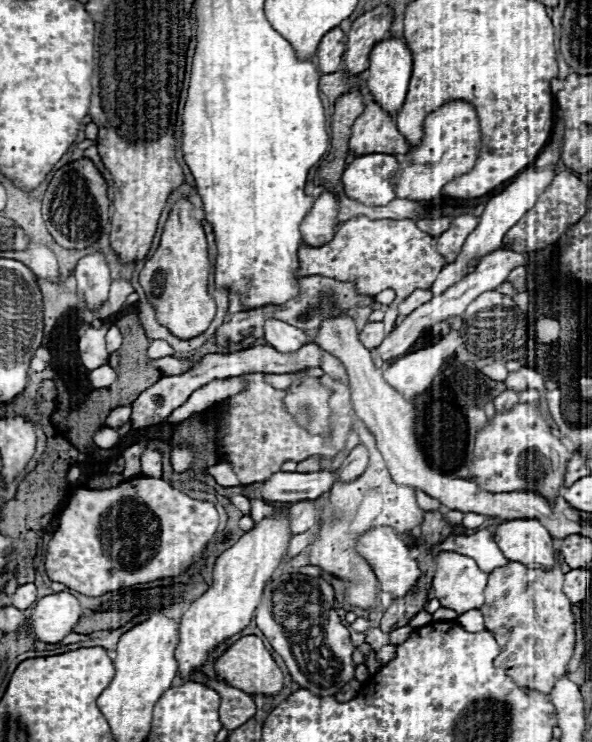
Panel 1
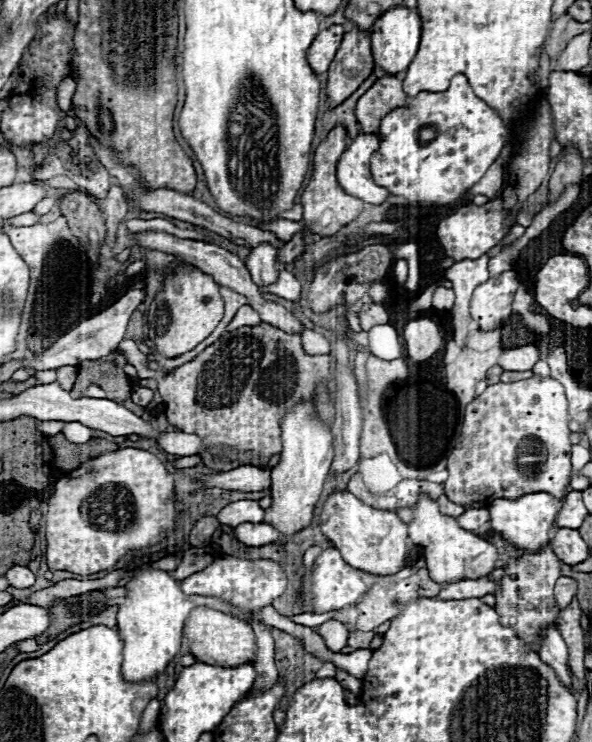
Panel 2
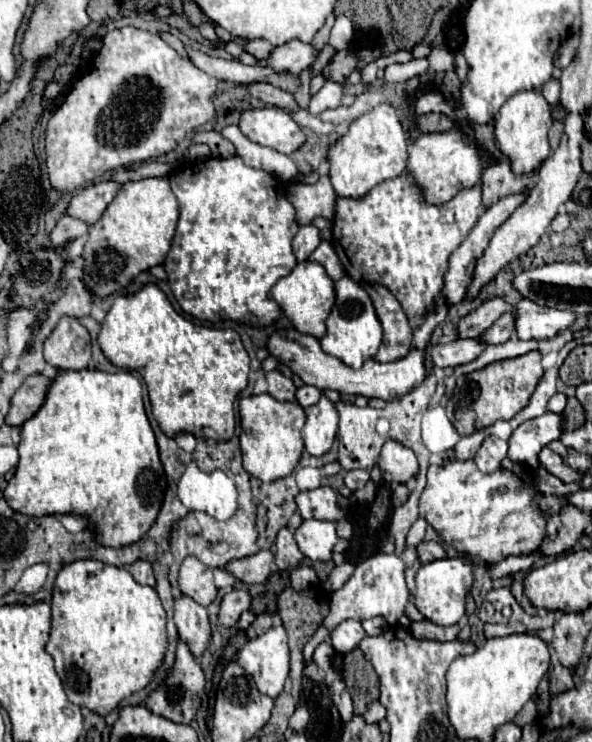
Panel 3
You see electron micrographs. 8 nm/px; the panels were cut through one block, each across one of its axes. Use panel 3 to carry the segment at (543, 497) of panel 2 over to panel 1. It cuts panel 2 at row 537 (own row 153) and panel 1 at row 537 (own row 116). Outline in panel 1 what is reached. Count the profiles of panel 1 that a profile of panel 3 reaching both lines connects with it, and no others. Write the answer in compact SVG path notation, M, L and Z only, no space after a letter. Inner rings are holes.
M536 518L506 520L496 528L496 542L504 556L528 568L554 566L554 544L548 530Z

